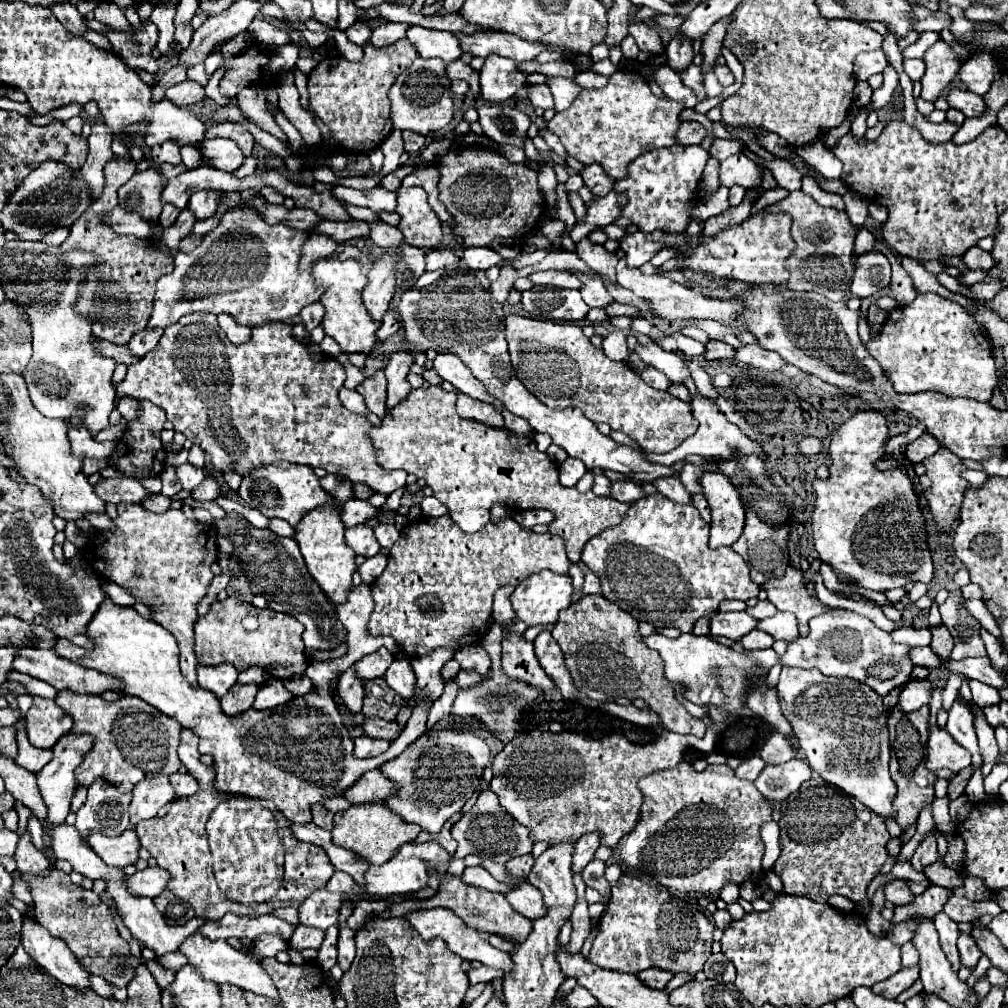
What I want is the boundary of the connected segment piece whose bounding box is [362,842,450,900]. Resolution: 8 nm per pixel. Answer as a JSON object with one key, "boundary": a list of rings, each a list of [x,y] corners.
{"boundary":[[[426,842],[426,844],[404,844],[402,848],[396,850],[396,856],[392,856],[388,862],[384,862],[382,866],[374,866],[370,868],[364,878],[366,884],[362,884],[364,892],[370,896],[370,900],[384,900],[390,898],[394,894],[408,894],[408,892],[416,892],[428,886],[428,874],[426,868],[430,864],[430,868],[444,872],[446,870],[446,860],[450,858],[448,852],[444,852],[436,842]]]}

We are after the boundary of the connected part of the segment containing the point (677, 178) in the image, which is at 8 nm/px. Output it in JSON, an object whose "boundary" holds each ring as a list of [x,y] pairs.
{"boundary":[[[700,144],[692,146],[668,146],[640,154],[628,164],[628,176],[616,180],[614,190],[626,196],[626,204],[620,208],[620,216],[628,218],[638,230],[662,230],[666,234],[684,234],[690,226],[692,210],[698,204],[698,182],[706,166],[708,152]]]}

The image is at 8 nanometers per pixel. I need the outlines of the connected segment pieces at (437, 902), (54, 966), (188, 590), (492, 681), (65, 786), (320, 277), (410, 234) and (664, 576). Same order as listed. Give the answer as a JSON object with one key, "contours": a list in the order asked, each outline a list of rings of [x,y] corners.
{"contours":[[[[434,872],[434,876],[438,878],[440,882],[440,888],[438,892],[432,896],[432,898],[426,898],[422,902],[410,902],[412,906],[412,912],[416,908],[450,908],[454,910],[470,928],[476,928],[480,932],[490,932],[490,934],[498,934],[498,936],[504,936],[508,938],[512,944],[520,946],[522,940],[528,938],[530,930],[532,930],[532,920],[528,920],[526,916],[520,916],[516,910],[510,908],[510,904],[506,902],[506,898],[498,892],[488,892],[484,888],[478,888],[478,886],[470,886],[470,884],[464,884],[460,876],[450,876],[450,874],[438,874]]],[[[28,914],[22,920],[22,946],[50,976],[58,978],[62,984],[76,988],[90,986],[88,972],[78,964],[64,940],[50,936],[50,932]]],[[[118,504],[118,520],[116,524],[116,532],[114,534],[100,534],[96,538],[96,542],[88,542],[86,548],[82,550],[82,558],[106,580],[112,580],[120,586],[124,586],[126,590],[130,590],[130,594],[136,596],[138,602],[150,606],[154,610],[154,620],[158,624],[162,624],[178,642],[180,646],[180,670],[182,676],[192,684],[198,686],[196,680],[196,652],[194,652],[194,622],[198,618],[196,614],[196,604],[202,600],[202,596],[206,594],[206,588],[210,584],[210,580],[214,578],[210,564],[218,558],[218,548],[216,548],[216,528],[214,526],[206,526],[200,522],[192,522],[184,516],[182,510],[168,510],[162,514],[156,512],[148,512],[146,508],[142,508],[140,504]]],[[[492,622],[490,628],[488,628],[488,634],[482,640],[484,650],[492,658],[492,678],[484,680],[480,686],[474,686],[470,690],[460,690],[458,696],[456,696],[456,700],[454,700],[454,706],[452,706],[450,714],[452,716],[474,716],[474,718],[482,720],[498,738],[512,740],[524,728],[524,724],[520,724],[522,714],[536,700],[542,700],[542,692],[538,688],[532,688],[532,686],[524,684],[524,682],[510,680],[508,676],[504,676],[500,672],[500,654],[502,654],[500,642],[502,642],[502,626],[498,622]]],[[[70,736],[70,738],[60,738],[56,742],[56,746],[52,748],[54,752],[54,758],[40,770],[36,772],[36,780],[38,780],[38,788],[40,788],[40,794],[44,798],[44,804],[48,808],[48,816],[44,820],[44,854],[48,856],[48,860],[52,862],[54,860],[54,852],[52,852],[52,846],[50,846],[50,830],[64,824],[64,818],[68,816],[70,812],[70,800],[72,800],[72,794],[76,790],[76,780],[74,780],[74,768],[80,764],[84,752],[88,752],[88,748],[92,748],[92,738],[90,736]]],[[[338,244],[338,248],[328,258],[320,258],[312,266],[314,282],[326,288],[326,292],[320,298],[320,304],[326,308],[322,328],[328,336],[332,336],[340,344],[342,352],[370,354],[376,344],[376,330],[380,328],[380,324],[376,324],[370,318],[370,314],[366,312],[362,304],[362,290],[368,284],[368,280],[366,280],[362,264],[358,264],[358,260],[348,260],[348,258],[340,260],[340,252],[342,252],[342,244]]],[[[400,188],[396,200],[396,212],[400,214],[398,230],[404,234],[404,242],[416,248],[432,250],[442,242],[442,222],[428,204],[428,194],[422,188]]],[[[652,494],[644,500],[638,500],[636,504],[630,504],[628,516],[624,516],[616,528],[608,528],[606,532],[600,532],[588,540],[582,550],[582,562],[594,574],[598,574],[604,598],[630,612],[636,620],[648,622],[654,628],[674,626],[682,632],[692,632],[694,622],[698,618],[710,618],[722,600],[748,600],[756,598],[760,592],[760,586],[750,578],[748,564],[732,548],[708,548],[708,532],[710,526],[700,518],[692,504],[680,506],[660,494]]]]}

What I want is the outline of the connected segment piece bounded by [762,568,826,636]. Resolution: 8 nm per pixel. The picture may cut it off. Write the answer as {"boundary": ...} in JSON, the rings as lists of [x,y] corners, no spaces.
{"boundary":[[[788,568],[784,576],[776,580],[768,580],[762,588],[768,592],[768,600],[778,610],[796,614],[800,636],[808,634],[808,620],[826,610],[826,606],[820,600],[808,596],[806,586],[802,582],[802,570]]]}

